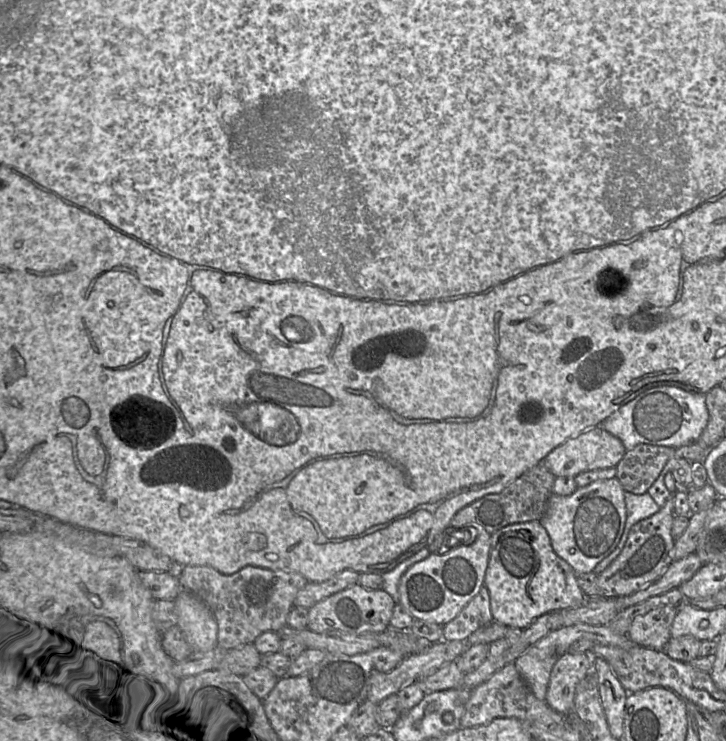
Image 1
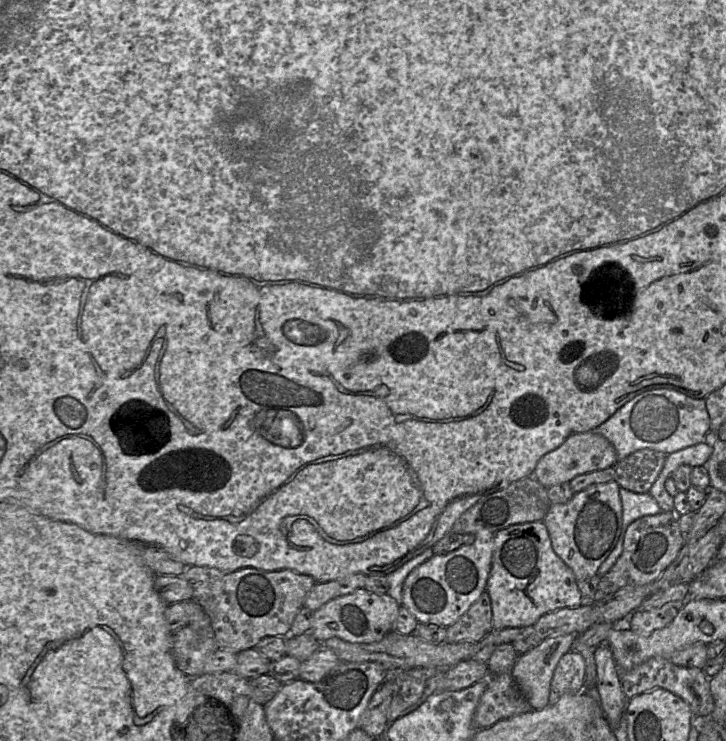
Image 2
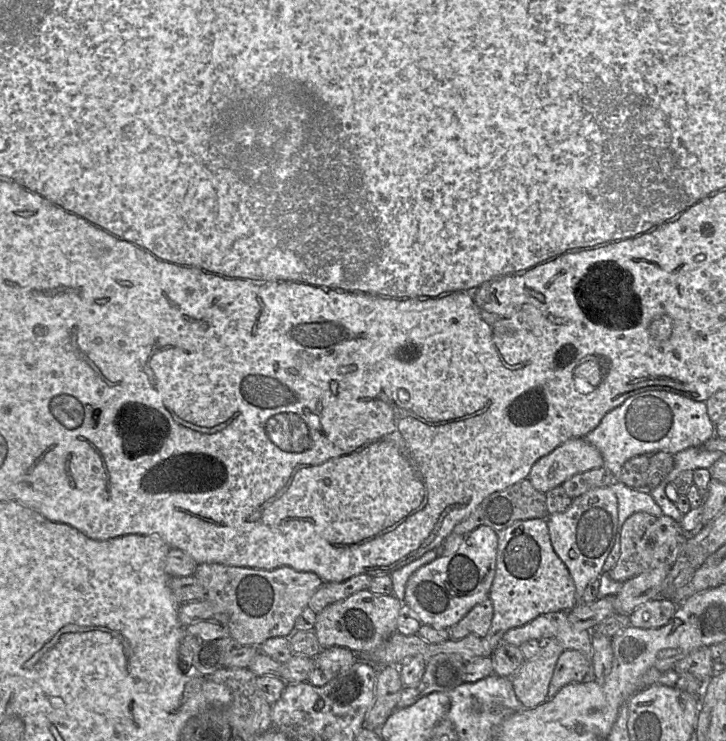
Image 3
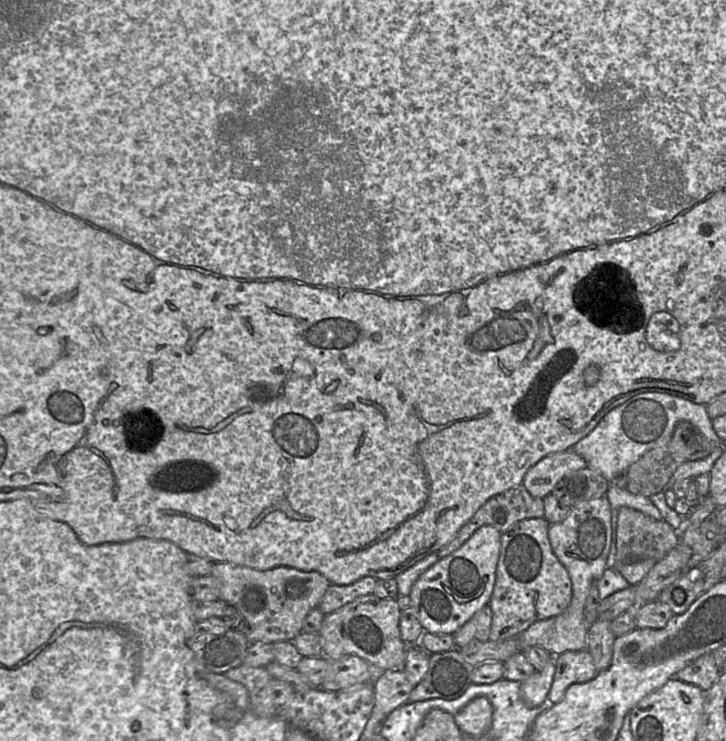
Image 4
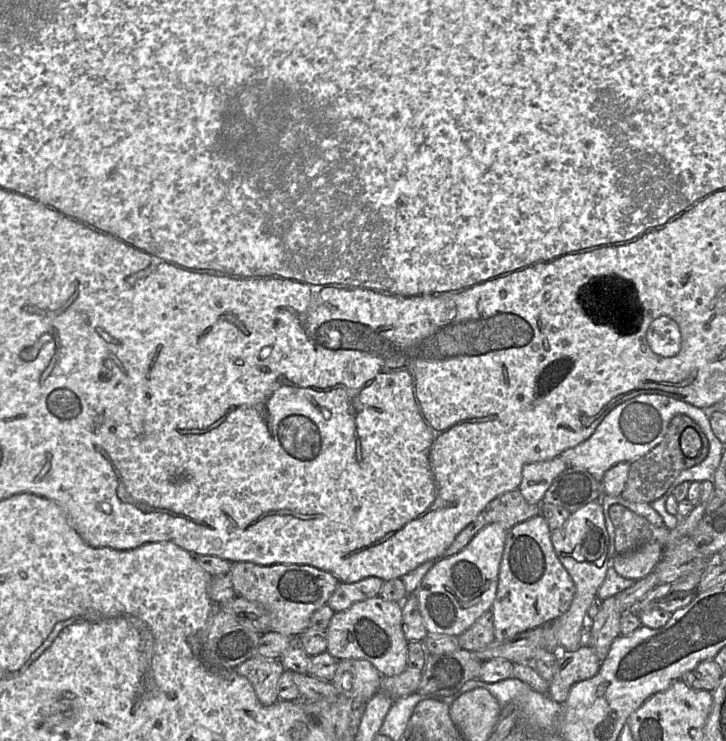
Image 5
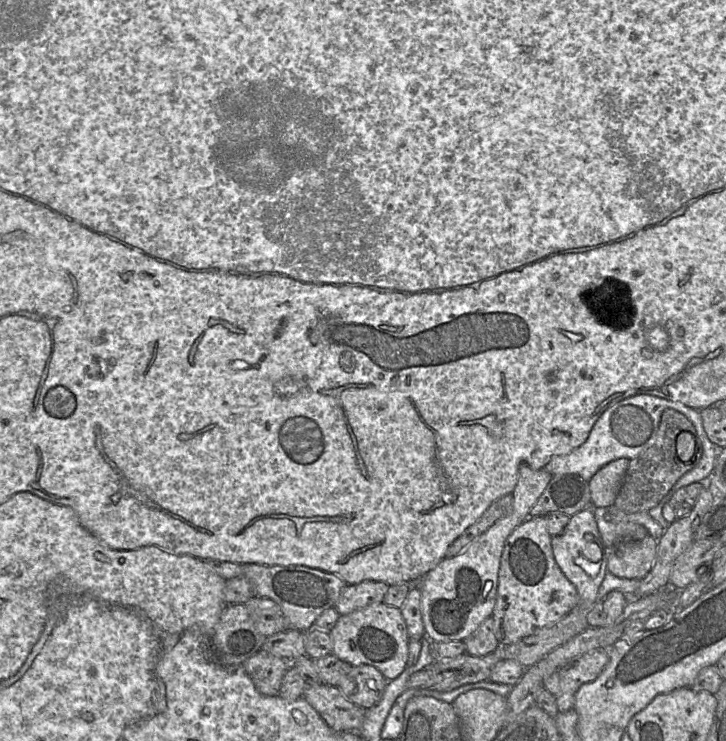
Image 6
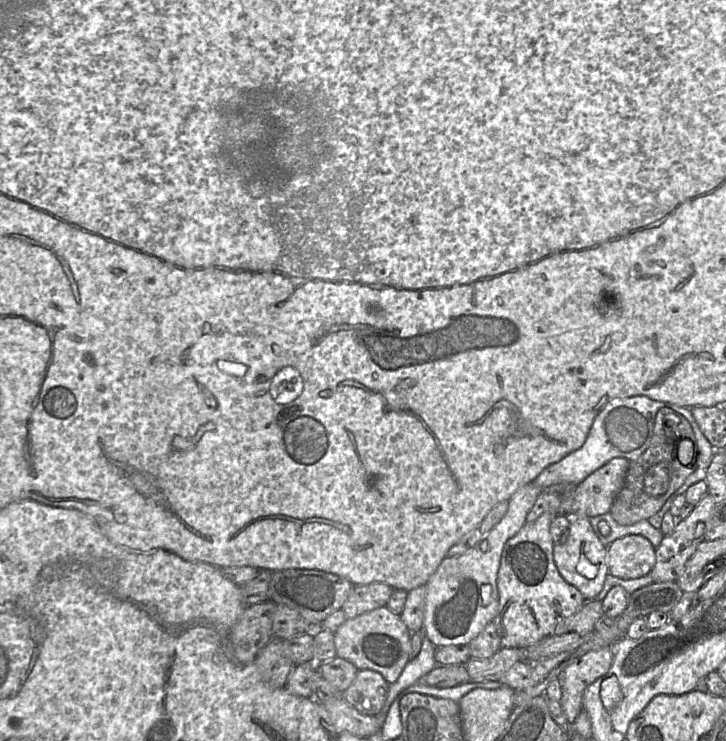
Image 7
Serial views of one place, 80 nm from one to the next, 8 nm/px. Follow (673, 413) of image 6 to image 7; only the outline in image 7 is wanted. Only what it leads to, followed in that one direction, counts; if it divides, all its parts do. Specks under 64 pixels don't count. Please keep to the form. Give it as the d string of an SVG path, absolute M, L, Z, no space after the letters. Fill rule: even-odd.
M664 408L658 410L653 428L653 435L648 448L642 453L636 460L630 462L628 471L625 476L623 486L616 496L611 509L610 514L613 519L619 525L633 525L641 520L647 520L654 514L656 514L667 499L680 488L687 477L691 475L697 468L698 462L698 448L696 445L696 439L694 437L693 429L688 420L681 414L675 412L670 408ZM687 438L694 443L693 458L688 466L682 465L677 457L677 446L681 439Z

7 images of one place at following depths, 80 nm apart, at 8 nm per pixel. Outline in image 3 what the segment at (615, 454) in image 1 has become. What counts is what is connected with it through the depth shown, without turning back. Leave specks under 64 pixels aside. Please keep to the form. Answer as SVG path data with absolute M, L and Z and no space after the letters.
M584 438L571 439L534 463L528 480L534 488L547 493L572 476L603 467L600 451Z

